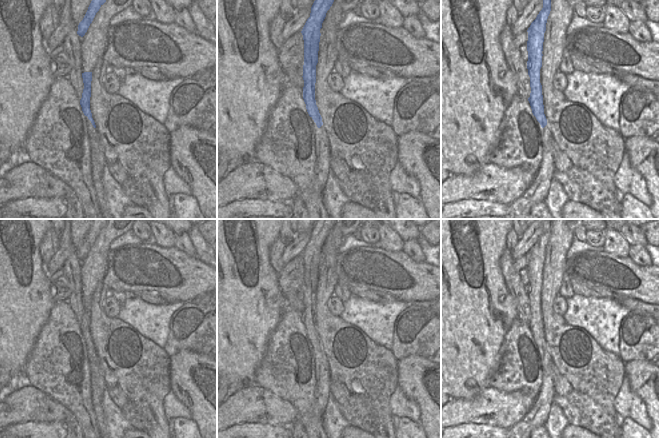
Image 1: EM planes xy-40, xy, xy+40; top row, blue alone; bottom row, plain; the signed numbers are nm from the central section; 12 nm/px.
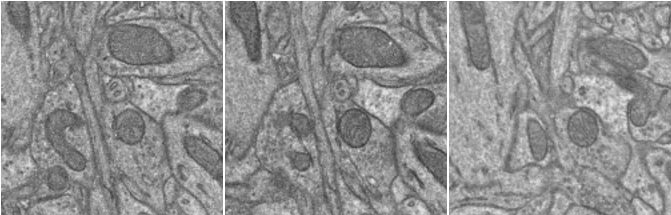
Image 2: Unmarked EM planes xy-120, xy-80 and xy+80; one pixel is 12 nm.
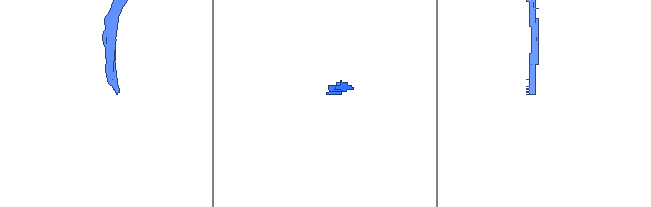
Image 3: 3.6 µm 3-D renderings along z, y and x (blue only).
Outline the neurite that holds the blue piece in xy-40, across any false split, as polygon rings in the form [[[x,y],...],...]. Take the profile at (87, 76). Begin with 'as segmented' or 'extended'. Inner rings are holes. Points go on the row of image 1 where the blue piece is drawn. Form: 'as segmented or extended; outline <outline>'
extended; outline [[[92,72],[82,73],[82,78],[84,83],[84,89],[82,93],[82,98],[80,100],[80,105],[82,107],[84,115],[88,117],[90,122],[91,140],[92,140],[92,147],[90,148],[90,150],[91,154],[95,155],[95,159],[98,161],[98,163],[100,163],[104,167],[107,165],[107,162],[104,157],[103,146],[100,141],[100,136],[96,129],[96,125],[92,118],[92,113],[90,110]]]

